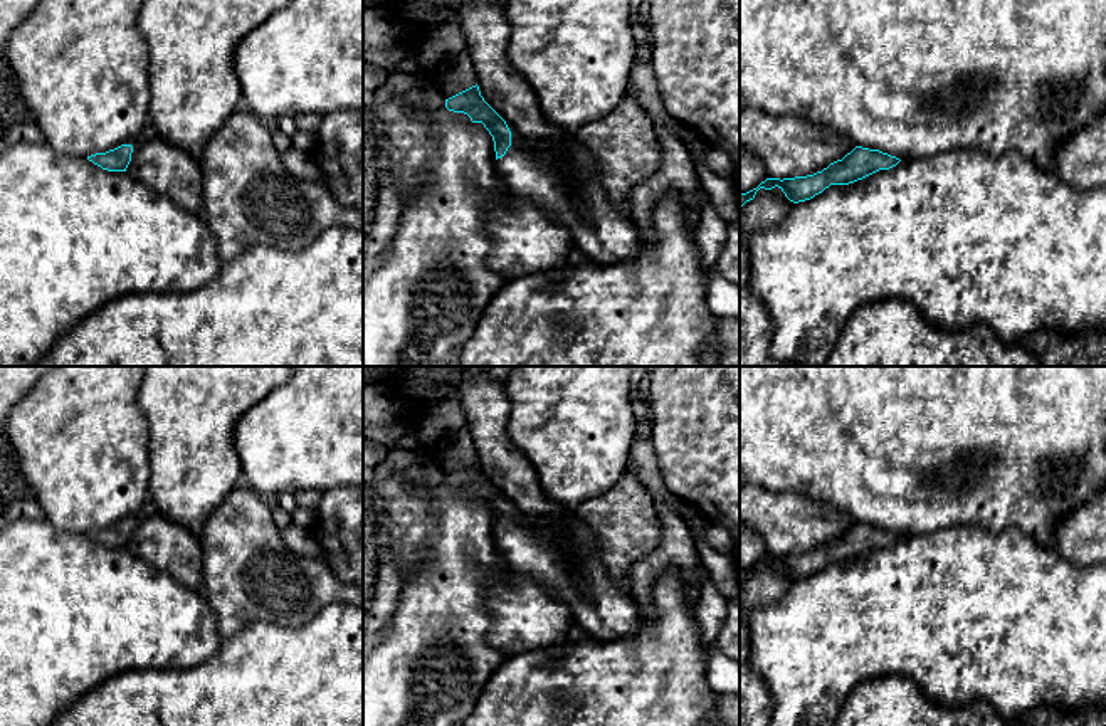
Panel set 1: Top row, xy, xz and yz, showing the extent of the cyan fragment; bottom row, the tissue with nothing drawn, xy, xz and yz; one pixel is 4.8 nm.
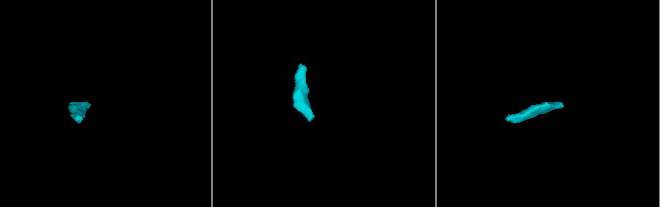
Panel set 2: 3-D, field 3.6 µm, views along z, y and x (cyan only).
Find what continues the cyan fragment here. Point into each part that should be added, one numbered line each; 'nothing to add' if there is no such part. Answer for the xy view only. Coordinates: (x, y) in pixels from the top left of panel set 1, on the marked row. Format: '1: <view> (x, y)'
nothing to add

